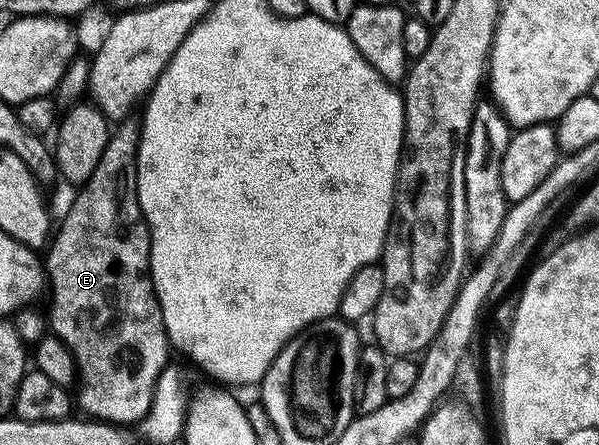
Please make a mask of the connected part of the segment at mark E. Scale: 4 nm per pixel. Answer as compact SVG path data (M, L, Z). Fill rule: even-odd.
M128 116L118 123L119 126L110 131L105 144L105 152L101 152L101 160L97 160L97 168L93 168L93 176L78 187L75 199L71 202L71 207L67 210L67 215L63 218L63 223L58 223L45 253L45 278L49 283L49 294L51 290L51 310L49 309L49 330L54 337L59 338L71 350L71 355L75 358L77 367L77 406L84 410L84 415L95 420L102 420L112 424L138 424L143 421L150 410L150 404L154 396L154 388L164 369L169 365L167 350L169 343L165 332L165 320L161 316L161 304L155 295L153 280L151 279L151 237L147 222L143 219L141 204L137 196L137 152L139 151L139 127L138 121L134 122L134 117Z

